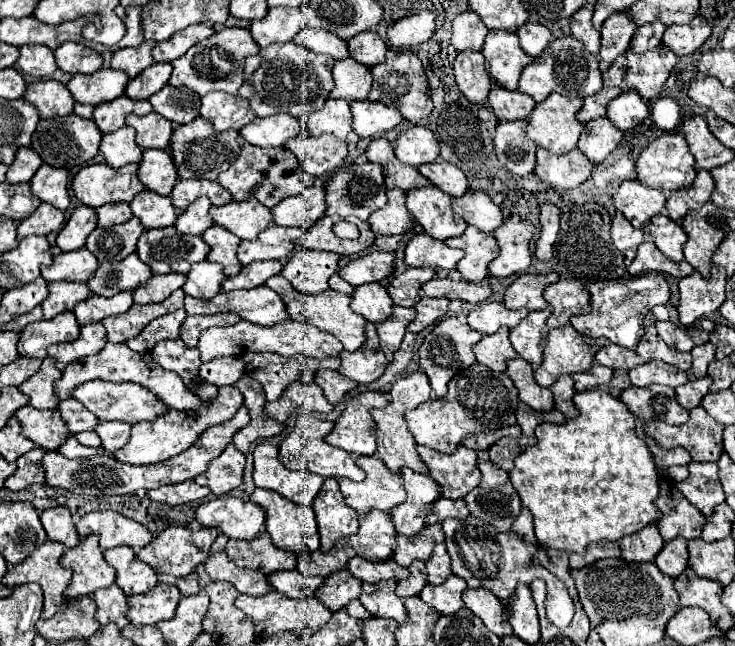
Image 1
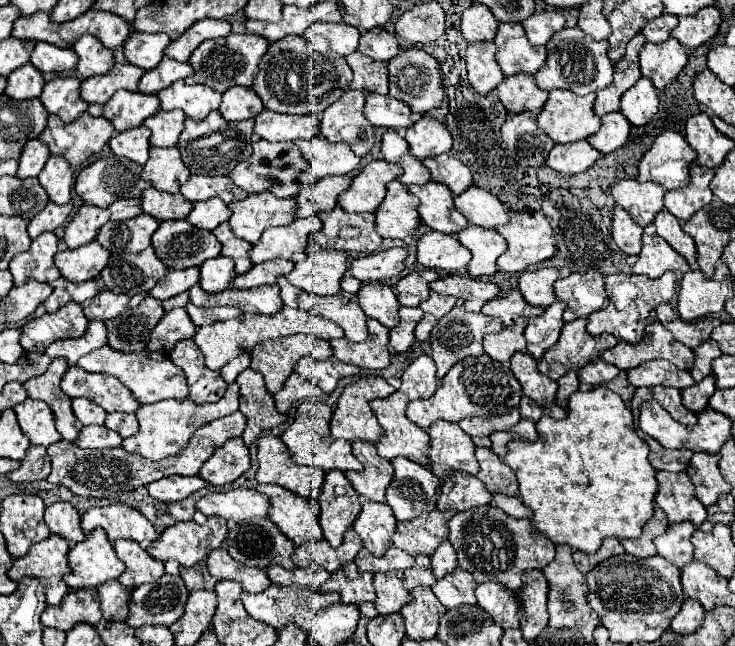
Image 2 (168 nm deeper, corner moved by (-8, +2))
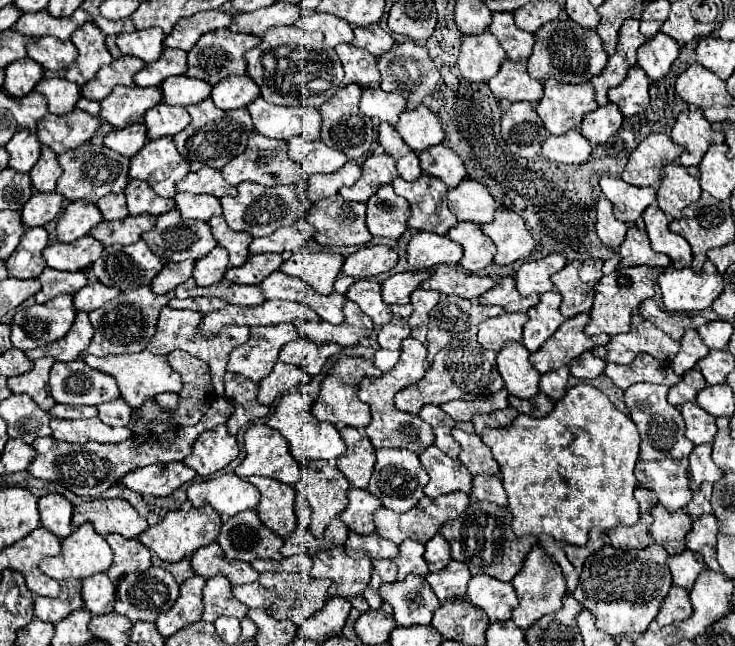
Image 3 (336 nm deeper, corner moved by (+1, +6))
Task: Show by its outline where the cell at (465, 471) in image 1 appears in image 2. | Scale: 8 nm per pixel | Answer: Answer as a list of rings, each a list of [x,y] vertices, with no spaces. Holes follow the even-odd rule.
[[[435,422],[429,438],[429,470],[437,478],[455,476],[457,472],[477,476],[479,462],[475,458],[475,444],[457,424]]]

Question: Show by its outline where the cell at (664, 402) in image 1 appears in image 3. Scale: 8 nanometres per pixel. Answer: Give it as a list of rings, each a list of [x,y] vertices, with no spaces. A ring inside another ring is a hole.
[[[634,384],[624,392],[624,402],[630,410],[630,418],[636,422],[642,444],[640,444],[640,458],[642,460],[662,460],[662,458],[688,458],[694,444],[684,436],[684,418],[678,412],[678,408],[670,406],[666,400],[668,386],[662,384]],[[640,404],[648,404],[646,410],[642,410]]]

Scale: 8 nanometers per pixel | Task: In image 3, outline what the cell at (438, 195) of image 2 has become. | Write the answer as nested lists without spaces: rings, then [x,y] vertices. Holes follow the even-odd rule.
[[[422,174],[414,182],[396,178],[392,186],[410,204],[412,210],[412,216],[408,220],[410,228],[420,232],[426,230],[434,234],[446,234],[452,226],[456,226],[458,220],[446,206],[448,186],[440,178],[430,174]]]

